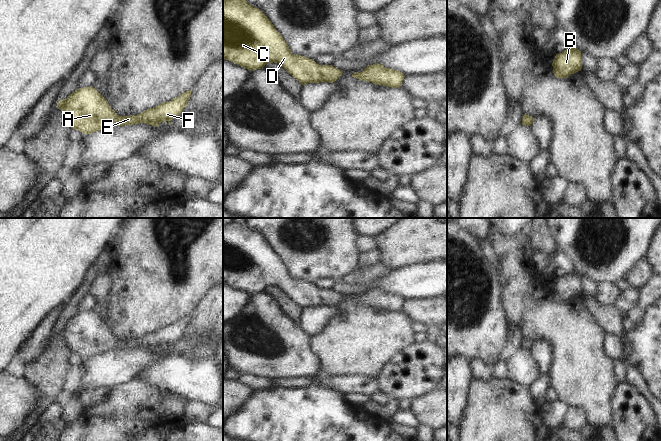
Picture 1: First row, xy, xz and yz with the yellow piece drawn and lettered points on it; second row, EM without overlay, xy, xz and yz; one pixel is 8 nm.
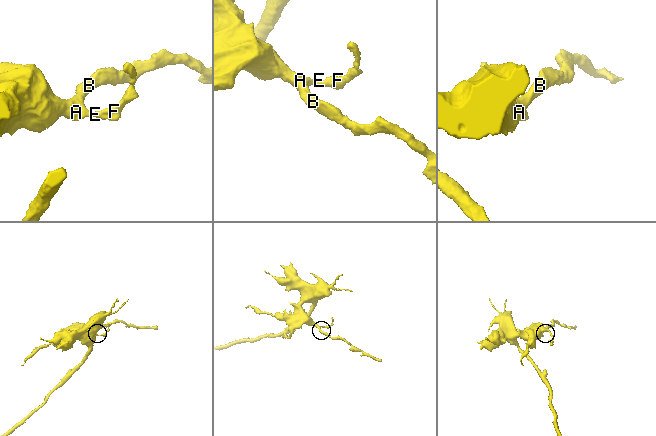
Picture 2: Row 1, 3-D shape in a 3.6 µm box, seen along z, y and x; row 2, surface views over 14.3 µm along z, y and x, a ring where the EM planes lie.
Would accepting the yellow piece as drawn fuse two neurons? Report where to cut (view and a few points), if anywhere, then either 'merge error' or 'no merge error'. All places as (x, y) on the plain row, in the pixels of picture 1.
no cut | no merge error

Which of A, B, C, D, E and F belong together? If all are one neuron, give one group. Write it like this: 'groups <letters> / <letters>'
groups A B C D E F

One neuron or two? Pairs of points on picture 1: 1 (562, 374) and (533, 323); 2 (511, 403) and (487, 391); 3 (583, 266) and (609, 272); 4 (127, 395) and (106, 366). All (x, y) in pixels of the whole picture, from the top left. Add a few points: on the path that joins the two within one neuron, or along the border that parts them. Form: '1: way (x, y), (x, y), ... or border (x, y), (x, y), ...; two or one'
1: way (562, 360), (562, 348), (547, 333); one
2: way (505, 403), (499, 403), (493, 397); one
3: way (589, 266), (603, 266); one
4: border (135, 377), (111, 388); two

